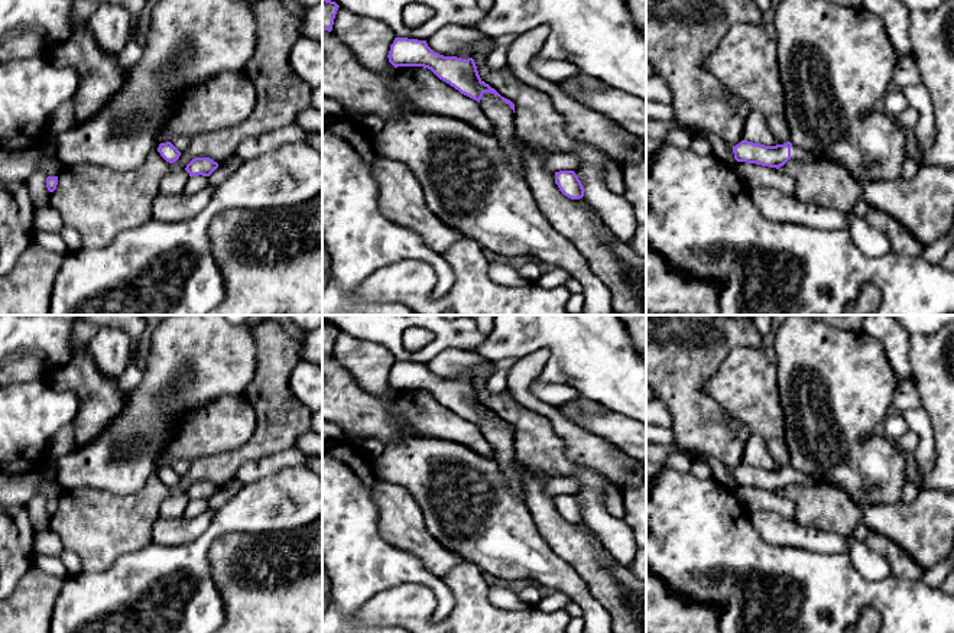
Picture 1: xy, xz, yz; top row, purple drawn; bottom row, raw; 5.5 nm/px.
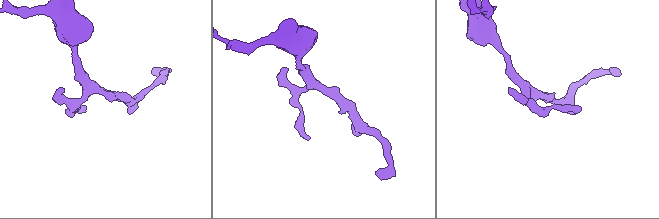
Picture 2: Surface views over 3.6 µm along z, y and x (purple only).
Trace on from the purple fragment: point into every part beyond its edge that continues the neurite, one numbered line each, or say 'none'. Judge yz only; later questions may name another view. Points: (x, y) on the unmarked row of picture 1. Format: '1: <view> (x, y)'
1: yz (798, 477)

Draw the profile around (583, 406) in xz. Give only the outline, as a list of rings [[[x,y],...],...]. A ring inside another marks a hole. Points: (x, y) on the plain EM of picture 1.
[[[581,396],[577,400],[570,402],[564,408],[559,408],[559,409],[561,409],[561,413],[570,421],[575,421],[580,416],[588,416],[593,413],[609,410],[604,405],[593,399],[587,399]]]

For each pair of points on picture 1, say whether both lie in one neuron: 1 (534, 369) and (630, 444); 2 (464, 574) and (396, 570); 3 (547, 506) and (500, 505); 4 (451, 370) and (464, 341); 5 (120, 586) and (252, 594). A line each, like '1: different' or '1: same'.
1: different
2: different
3: different
4: different
5: different

